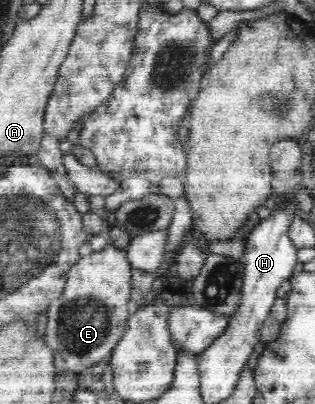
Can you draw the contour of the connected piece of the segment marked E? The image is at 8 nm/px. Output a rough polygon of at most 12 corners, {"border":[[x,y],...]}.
{"border":[[109,240],[80,257],[49,305],[59,373],[112,354],[132,266]]}

